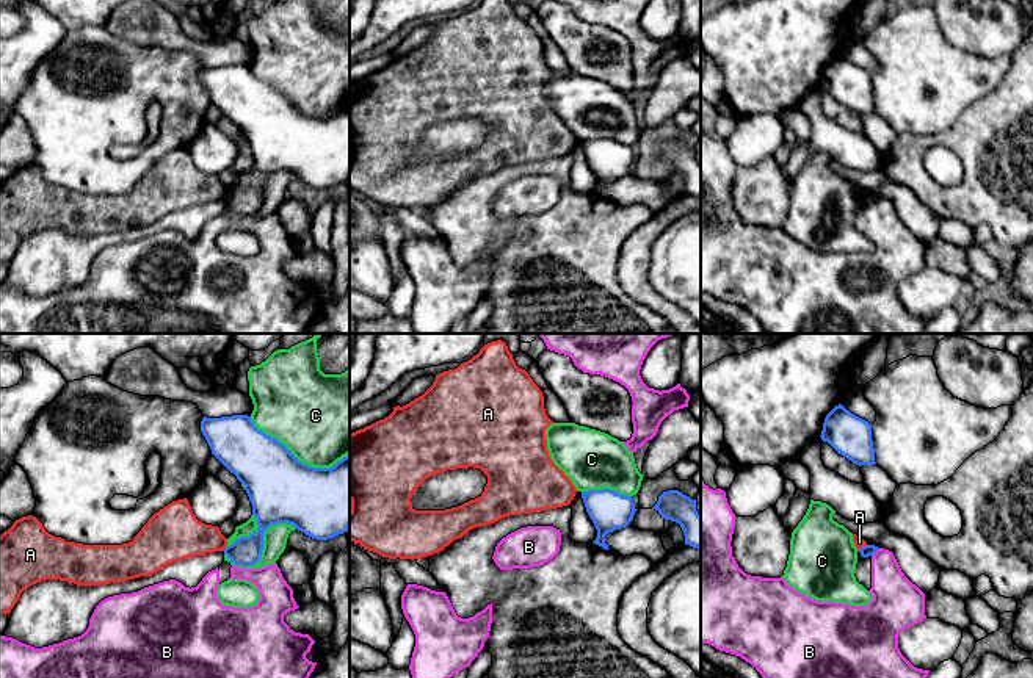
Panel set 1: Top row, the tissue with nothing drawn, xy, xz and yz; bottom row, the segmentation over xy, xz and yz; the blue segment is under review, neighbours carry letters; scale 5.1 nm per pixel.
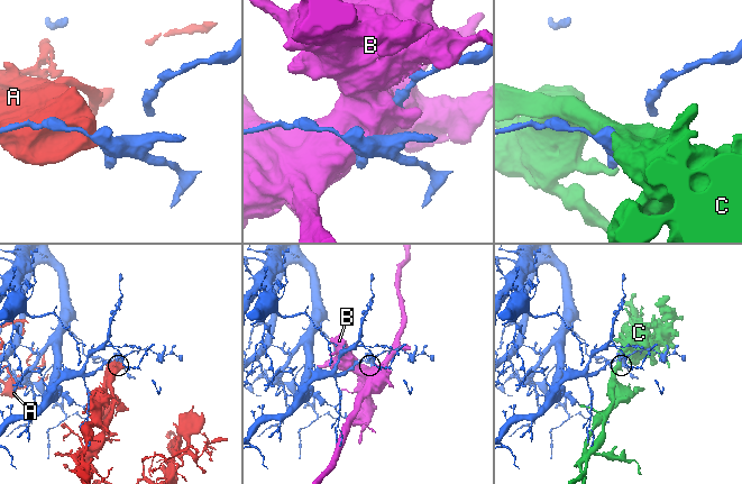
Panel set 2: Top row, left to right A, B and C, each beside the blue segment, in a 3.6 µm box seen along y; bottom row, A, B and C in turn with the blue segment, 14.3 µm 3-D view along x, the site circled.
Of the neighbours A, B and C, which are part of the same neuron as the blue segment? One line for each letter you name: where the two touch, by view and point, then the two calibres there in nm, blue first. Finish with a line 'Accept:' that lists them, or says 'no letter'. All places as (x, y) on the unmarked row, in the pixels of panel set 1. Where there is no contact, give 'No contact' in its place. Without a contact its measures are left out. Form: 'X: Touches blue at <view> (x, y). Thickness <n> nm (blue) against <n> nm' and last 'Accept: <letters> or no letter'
Accept: no letter

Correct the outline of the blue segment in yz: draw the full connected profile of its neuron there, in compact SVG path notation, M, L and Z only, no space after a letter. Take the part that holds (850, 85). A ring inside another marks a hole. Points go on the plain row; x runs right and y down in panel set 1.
M842 53L826 64L820 86L859 116L876 113L872 74L846 60Z

